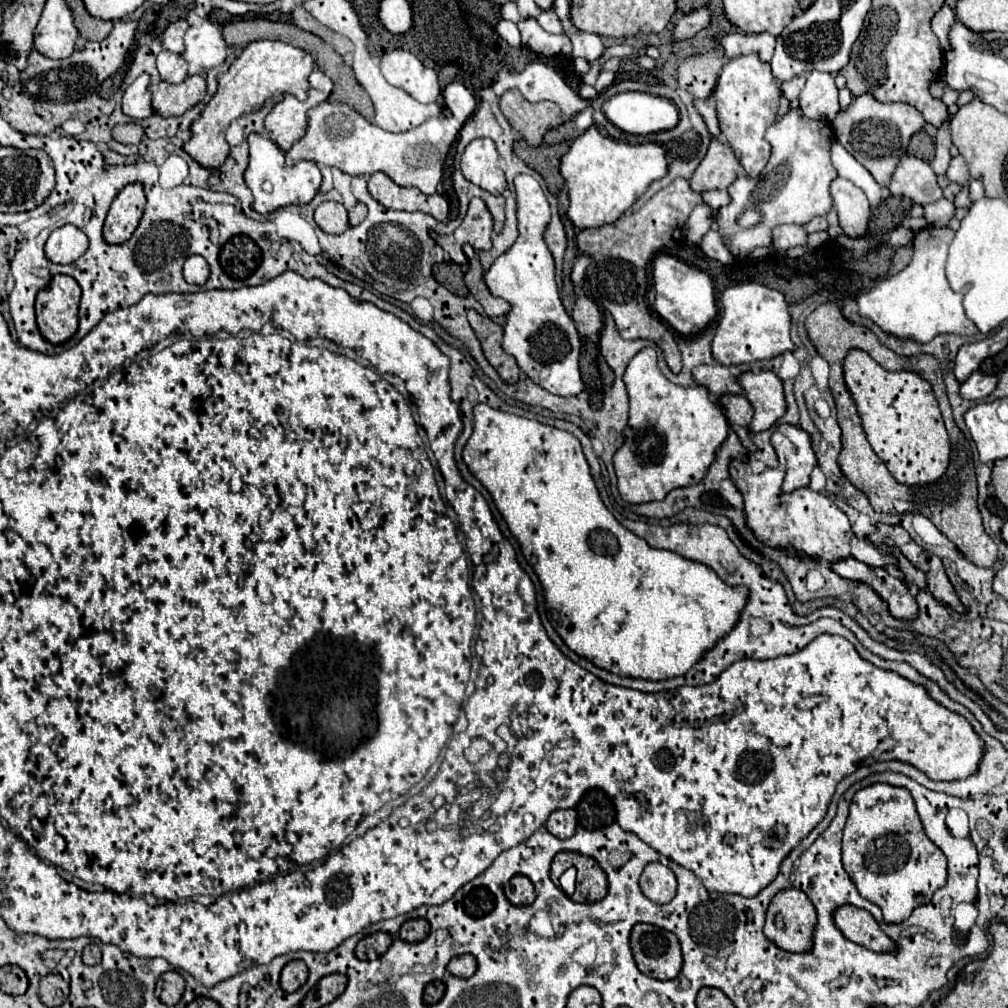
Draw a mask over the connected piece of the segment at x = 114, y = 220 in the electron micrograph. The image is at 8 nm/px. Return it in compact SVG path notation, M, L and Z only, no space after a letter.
M139 182L125 186L113 200L105 220L103 236L109 244L121 244L131 238L145 210L145 192Z

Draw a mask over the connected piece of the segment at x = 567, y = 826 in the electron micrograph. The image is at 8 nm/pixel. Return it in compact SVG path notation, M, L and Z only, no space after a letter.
M555 810L549 820L547 820L547 830L565 840L565 838L571 838L575 834L575 826L577 826L577 812L575 810Z

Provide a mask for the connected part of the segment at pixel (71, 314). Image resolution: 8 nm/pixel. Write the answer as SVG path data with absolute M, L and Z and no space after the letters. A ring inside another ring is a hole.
M59 274L39 290L35 310L37 324L45 340L51 344L63 344L77 332L81 288L75 278Z

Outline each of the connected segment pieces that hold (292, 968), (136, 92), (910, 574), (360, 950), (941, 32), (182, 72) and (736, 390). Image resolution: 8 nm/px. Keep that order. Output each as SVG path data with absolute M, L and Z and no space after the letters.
M291 960L289 964L285 964L281 972L281 990L287 994L299 990L307 982L307 976L309 976L307 964L301 960Z
M141 74L123 96L123 112L133 118L149 118L153 114L151 94L149 94L149 74Z
M897 548L893 550L893 554L895 554L897 564L899 564L899 570L905 574L907 582L913 582L919 590L925 590L925 588L927 588L927 578L925 578L925 574L923 574L919 568L915 568Z
M375 932L375 934L369 934L363 940L359 940L359 944L355 948L355 954L361 960L375 960L381 954L385 954L385 950L389 950L391 942L393 942L393 938L389 934Z
M943 4L943 8L933 16L931 30L939 38L939 44L943 50L949 50L949 30L951 30L953 22L955 22L955 12L947 4Z
M163 50L157 56L157 70L161 74L161 80L179 84L187 78L187 62L181 54L169 54L169 50Z
M723 364L697 366L693 370L693 378L697 384L705 386L713 396L723 396L727 392L729 394L741 394L741 386L739 386L737 378Z

